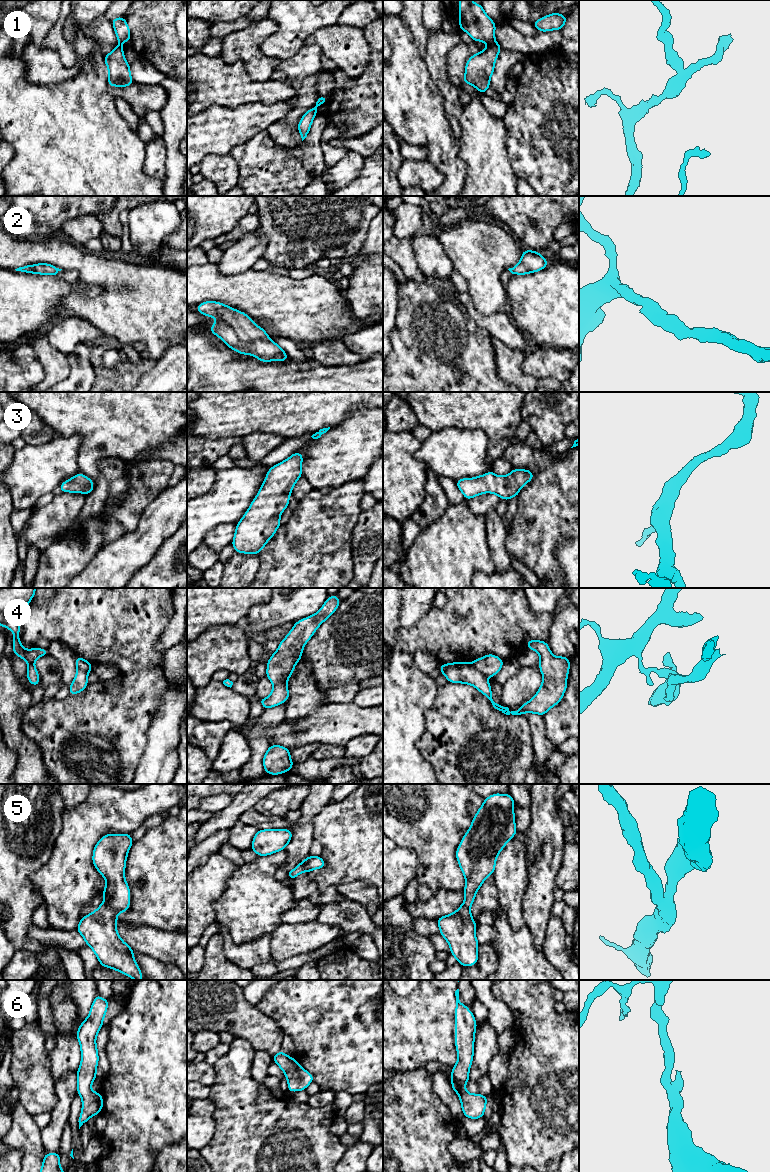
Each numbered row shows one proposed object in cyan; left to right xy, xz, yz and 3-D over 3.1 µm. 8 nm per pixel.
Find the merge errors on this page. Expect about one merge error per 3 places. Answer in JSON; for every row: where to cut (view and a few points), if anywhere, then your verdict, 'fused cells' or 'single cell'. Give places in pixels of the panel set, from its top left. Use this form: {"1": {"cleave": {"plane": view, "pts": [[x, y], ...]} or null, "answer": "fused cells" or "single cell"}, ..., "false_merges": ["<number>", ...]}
{"1": {"cleave": {"plane": "yz", "pts": [[494, 40], [489, 44]]}, "answer": "fused cells"}, "2": {"cleave": null, "answer": "single cell"}, "3": {"cleave": null, "answer": "single cell"}, "4": {"cleave": {"plane": "yz", "pts": [[472, 663], [485, 677]]}, "answer": "fused cells"}, "5": {"cleave": null, "answer": "single cell"}, "6": {"cleave": null, "answer": "single cell"}, "false_merges": ["1", "4"]}

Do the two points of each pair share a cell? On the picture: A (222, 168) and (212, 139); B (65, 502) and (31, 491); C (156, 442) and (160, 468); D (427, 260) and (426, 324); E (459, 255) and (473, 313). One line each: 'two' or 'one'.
A: two
B: two
C: two
D: two
E: two

